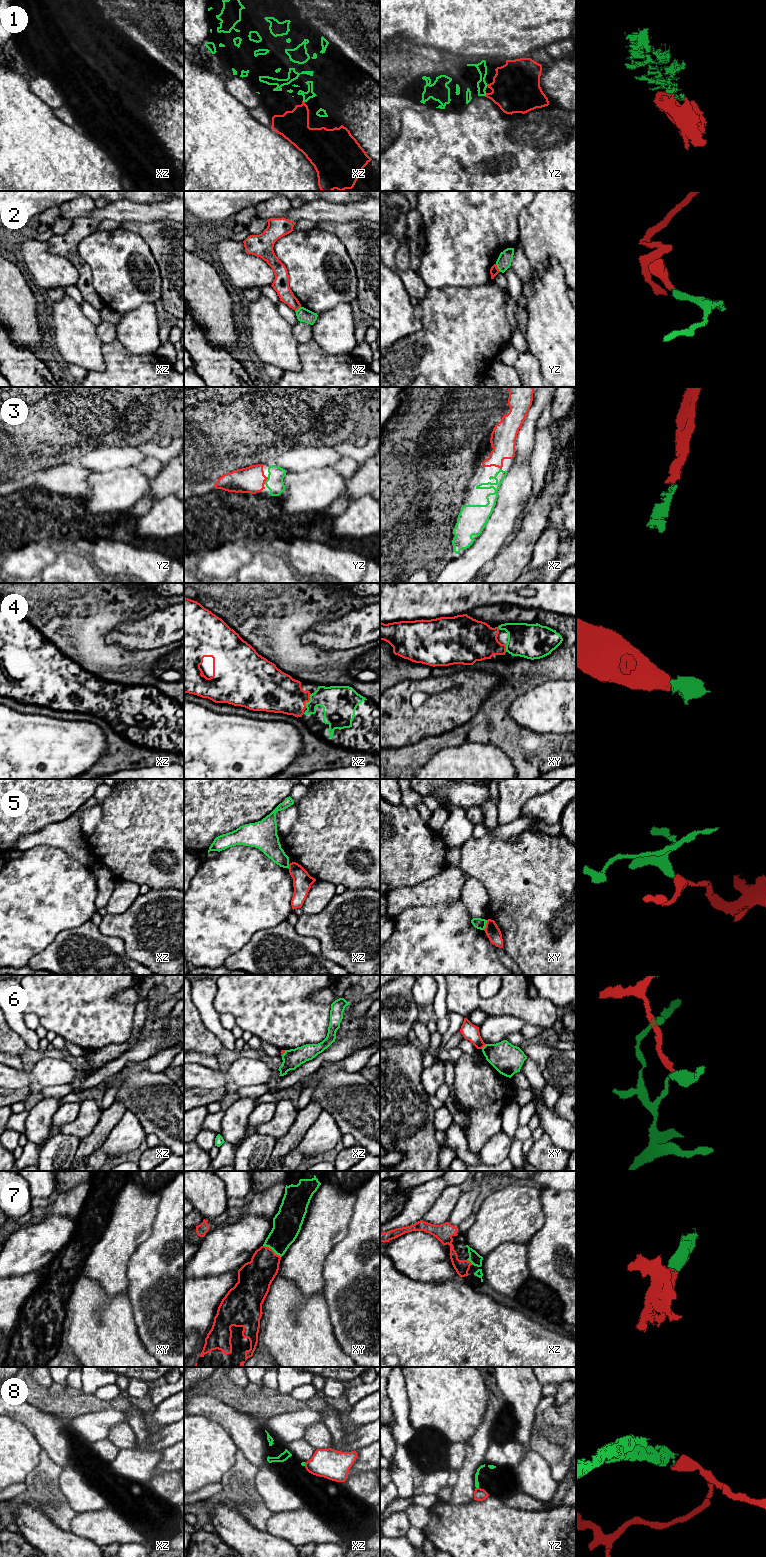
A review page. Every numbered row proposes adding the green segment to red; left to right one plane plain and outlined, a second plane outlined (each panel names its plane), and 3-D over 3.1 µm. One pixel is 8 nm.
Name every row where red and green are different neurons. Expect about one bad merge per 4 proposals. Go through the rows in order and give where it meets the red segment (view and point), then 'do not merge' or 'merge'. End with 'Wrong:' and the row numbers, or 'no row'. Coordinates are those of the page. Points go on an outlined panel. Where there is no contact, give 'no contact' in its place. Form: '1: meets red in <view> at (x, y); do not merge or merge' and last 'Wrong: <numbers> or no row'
1: meets red in yz at (486, 95); merge
2: meets red in yz at (497, 268); do not merge
3: meets red in yz at (266, 479); merge
4: meets red in xz at (308, 701); merge
5: meets red in xy at (486, 925); do not merge
6: meets red in xy at (483, 1046); do not merge
7: meets red in xy at (271, 1249); merge
8: meets red in yz at (477, 1488); do not merge
Wrong: 2, 5, 6, 8

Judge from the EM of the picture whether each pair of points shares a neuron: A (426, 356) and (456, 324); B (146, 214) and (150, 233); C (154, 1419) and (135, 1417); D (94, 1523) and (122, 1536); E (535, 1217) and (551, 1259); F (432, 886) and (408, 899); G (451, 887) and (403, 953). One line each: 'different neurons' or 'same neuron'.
A: same neuron
B: different neurons
C: different neurons
D: same neuron
E: different neurons
F: same neuron
G: different neurons

